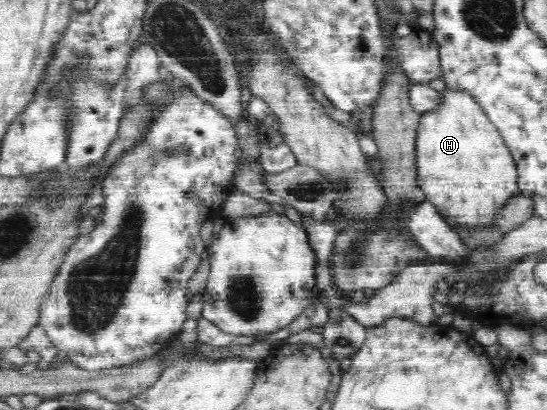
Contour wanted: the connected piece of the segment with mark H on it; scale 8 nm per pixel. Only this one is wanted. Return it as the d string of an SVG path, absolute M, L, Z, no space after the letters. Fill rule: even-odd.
M447 89L442 93L444 99L443 106L437 111L432 111L421 116L417 134L416 175L418 189L425 195L426 201L428 201L431 206L434 206L439 216L442 216L442 219L458 234L469 234L469 236L474 236L474 234L480 234L480 232L494 232L494 230L500 228L498 227L498 218L500 218L504 206L517 195L517 190L519 189L519 175L515 161L510 153L510 149L505 145L503 138L500 136L498 129L490 122L490 119L486 117L486 114L482 112L482 109L478 108L478 103L474 101L471 94L462 93L460 91L454 92L450 89Z

